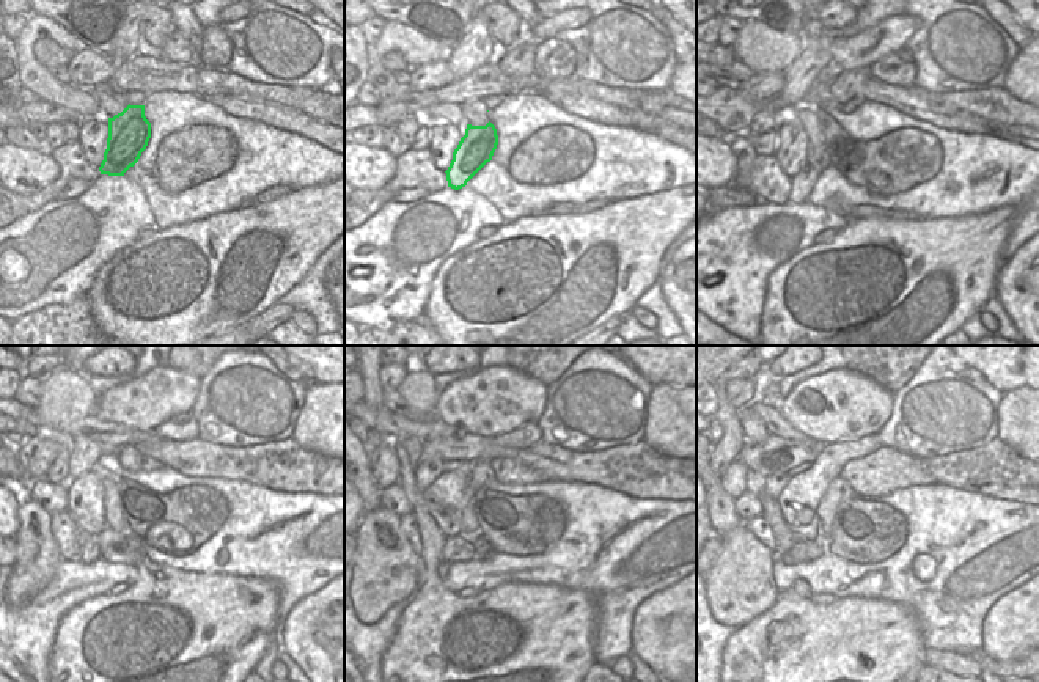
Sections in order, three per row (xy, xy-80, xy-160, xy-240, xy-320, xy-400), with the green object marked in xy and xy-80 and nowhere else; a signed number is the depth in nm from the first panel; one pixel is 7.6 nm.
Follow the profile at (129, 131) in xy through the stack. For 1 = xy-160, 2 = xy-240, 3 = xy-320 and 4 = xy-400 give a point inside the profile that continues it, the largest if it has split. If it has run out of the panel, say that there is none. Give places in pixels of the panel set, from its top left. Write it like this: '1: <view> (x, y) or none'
1: xy-160 (818, 161)
2: xy-240 (91, 550)
3: xy-320 (444, 566)
4: xy-400 (800, 586)

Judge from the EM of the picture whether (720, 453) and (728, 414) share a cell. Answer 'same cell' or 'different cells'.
same cell

